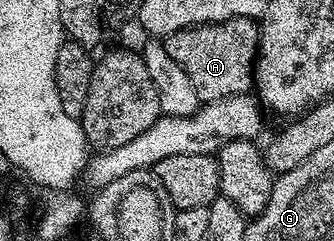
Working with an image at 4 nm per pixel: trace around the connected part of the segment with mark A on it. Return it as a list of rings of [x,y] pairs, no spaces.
[[[232,18],[222,22],[208,22],[206,26],[191,26],[164,39],[164,45],[175,64],[181,65],[191,78],[192,87],[202,103],[218,102],[233,94],[248,94],[254,89],[253,71],[257,60],[257,45],[261,31],[251,18]]]

